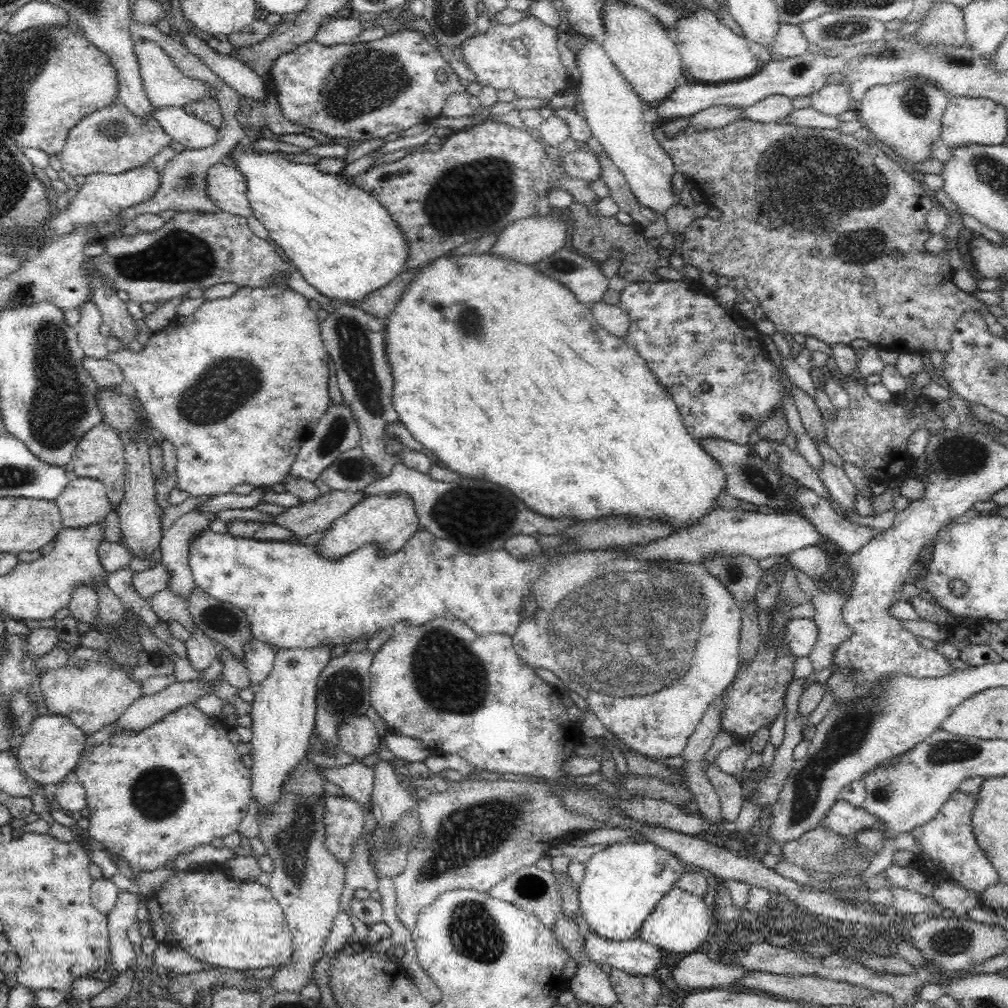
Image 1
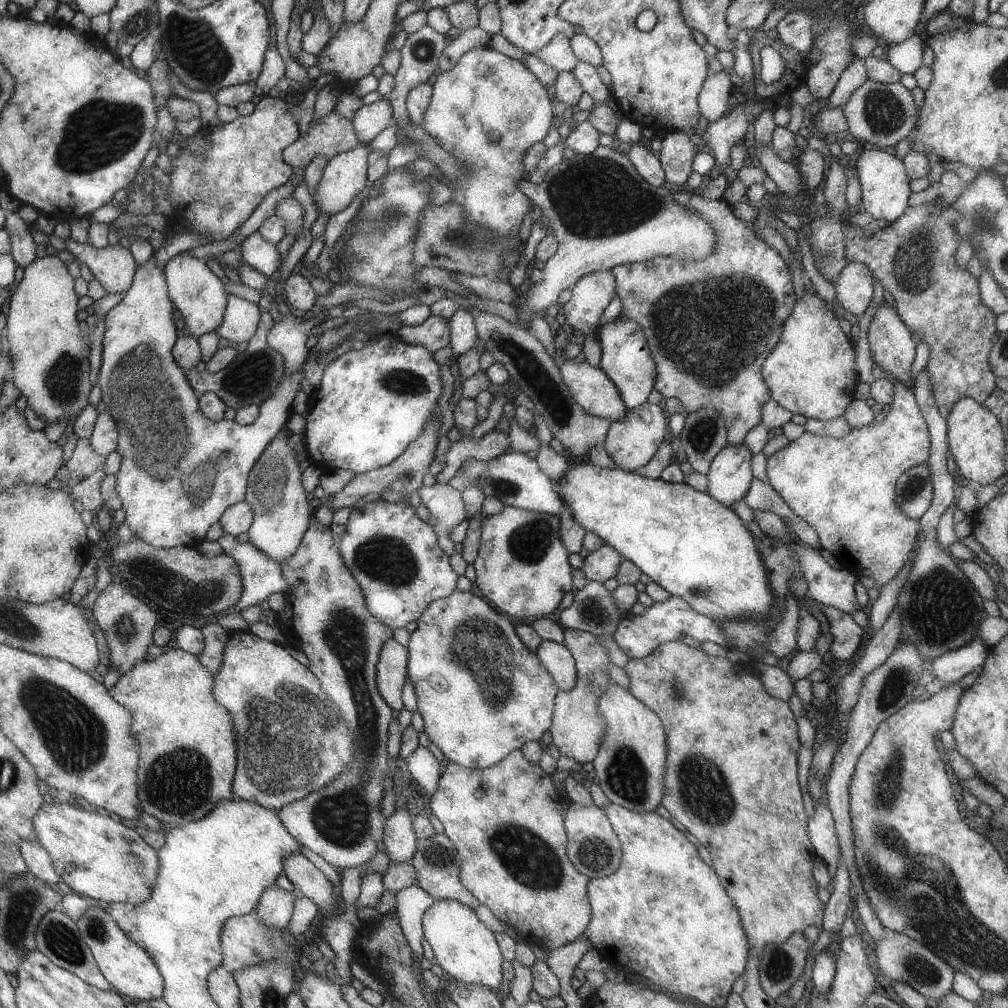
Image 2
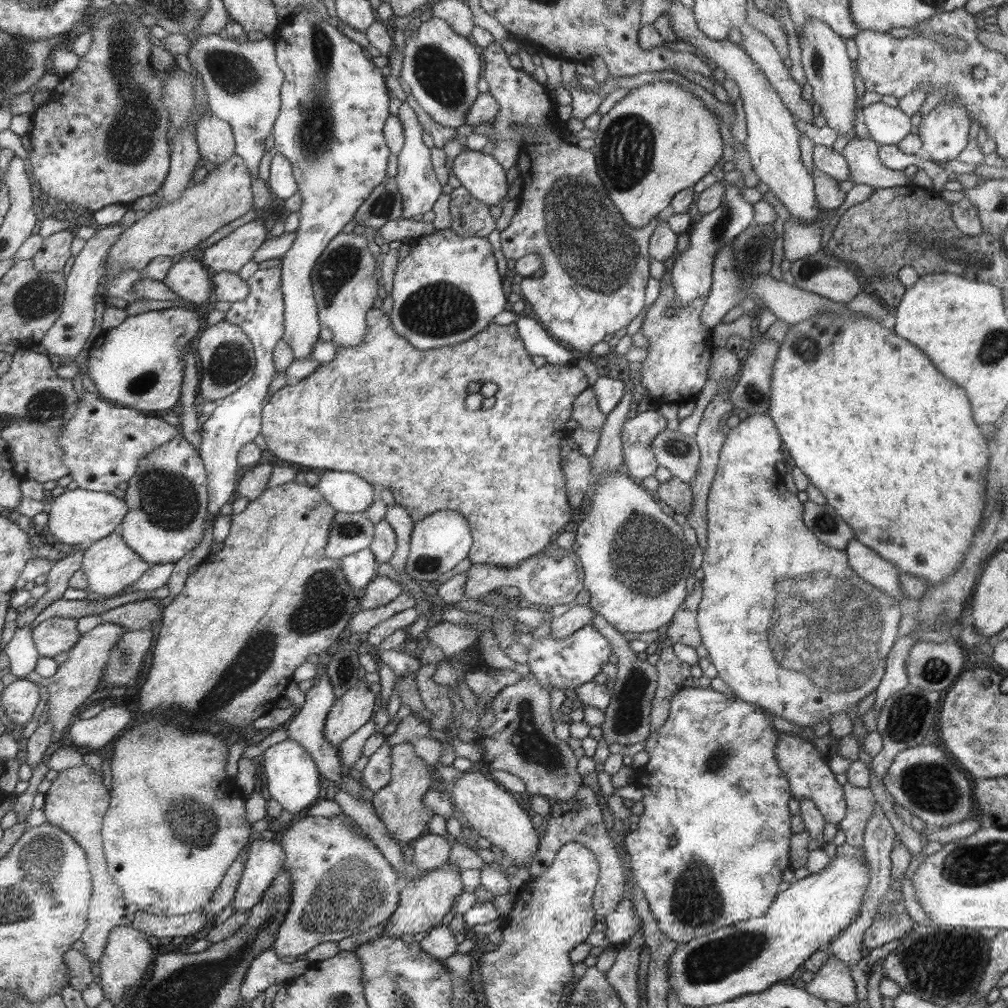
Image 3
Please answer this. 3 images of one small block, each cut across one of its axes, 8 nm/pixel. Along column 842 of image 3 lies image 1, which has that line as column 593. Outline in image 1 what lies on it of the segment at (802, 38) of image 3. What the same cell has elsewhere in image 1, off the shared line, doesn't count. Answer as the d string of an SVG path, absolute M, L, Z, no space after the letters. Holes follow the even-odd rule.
M600 42L586 44L576 54L578 69L582 72L576 86L580 90L579 100L582 102L582 112L590 127L591 134L606 153L606 157L614 163L625 176L626 182L636 199L637 204L653 211L653 222L643 228L647 238L660 238L668 230L664 214L674 204L674 189L672 186L675 166L664 148L653 135L653 123L646 122L644 106L640 97L630 88L623 75L614 68L614 63L608 58Z

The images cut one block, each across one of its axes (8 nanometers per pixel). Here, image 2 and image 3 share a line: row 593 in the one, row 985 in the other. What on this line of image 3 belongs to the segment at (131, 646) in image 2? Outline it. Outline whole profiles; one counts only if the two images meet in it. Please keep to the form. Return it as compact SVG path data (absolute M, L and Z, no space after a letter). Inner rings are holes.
M124 925L112 931L110 945L106 955L101 961L102 982L101 986L106 995L106 999L115 1005L123 1005L124 994L132 984L138 984L142 976L146 974L150 962L154 960L154 950L150 942L146 940L146 933L136 929L134 926Z

